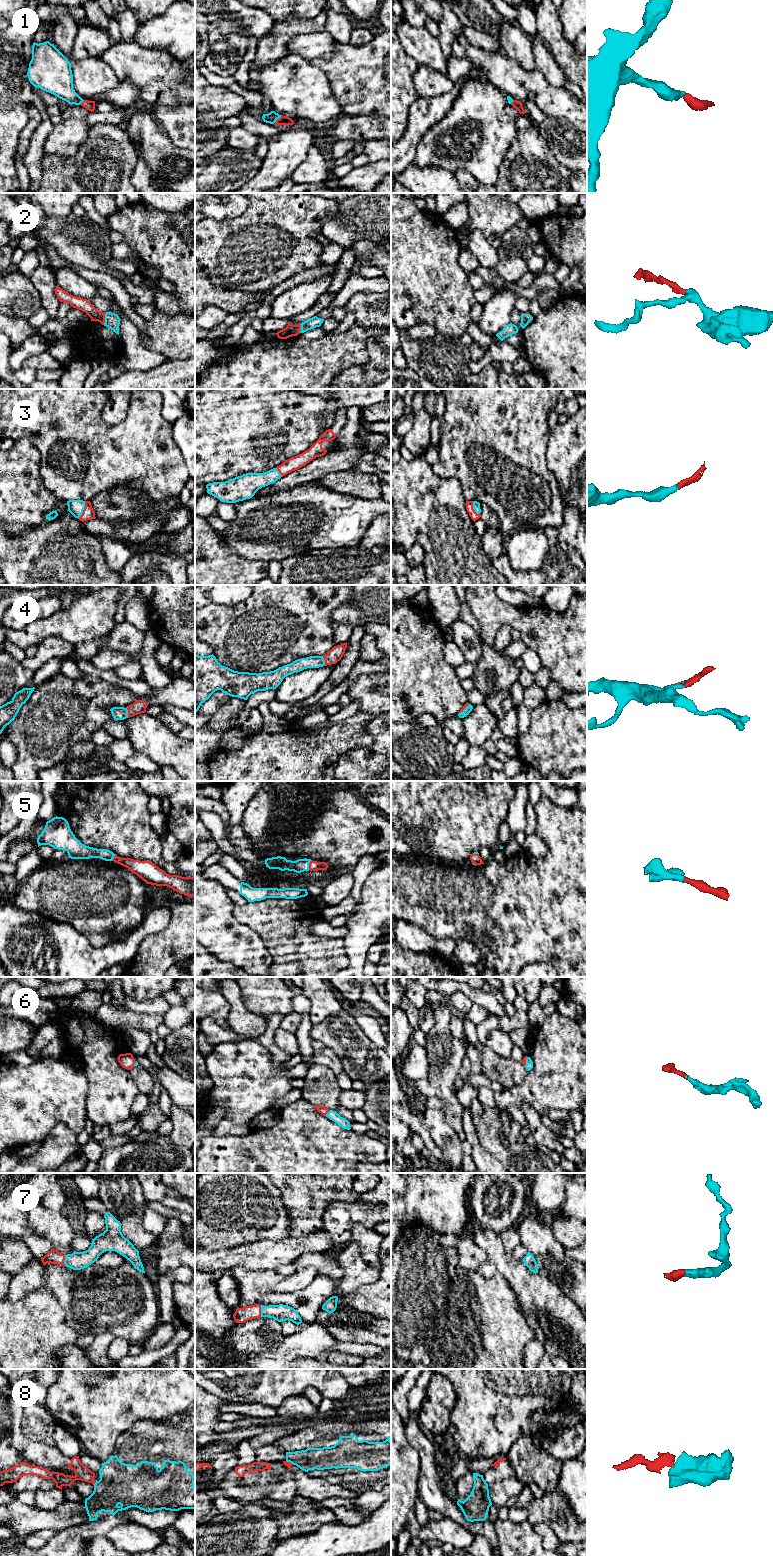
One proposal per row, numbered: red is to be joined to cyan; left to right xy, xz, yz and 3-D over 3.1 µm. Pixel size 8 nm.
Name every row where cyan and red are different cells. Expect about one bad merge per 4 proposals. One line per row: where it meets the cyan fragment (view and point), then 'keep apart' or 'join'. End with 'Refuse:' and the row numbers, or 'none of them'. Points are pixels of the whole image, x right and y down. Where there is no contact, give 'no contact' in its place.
1: xz (277, 118) | join
2: xy (105, 318) | join
3: xy (83, 509) | join
4: xy (127, 712) | join
5: xz (308, 865) | join
6: xz (328, 1112) | join
7: xz (261, 1311) | join
8: xy (95, 1483) | keep apart
Refuse: 8

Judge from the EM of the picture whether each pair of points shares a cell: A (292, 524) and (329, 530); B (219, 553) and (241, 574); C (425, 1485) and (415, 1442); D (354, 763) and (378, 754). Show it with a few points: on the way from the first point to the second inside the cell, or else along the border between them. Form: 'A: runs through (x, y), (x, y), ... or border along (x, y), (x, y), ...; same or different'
A: runs through (301, 524), (320, 524); same
B: runs through (224, 558), (236, 570); same
C: runs through (427, 1474), (426, 1453); same
D: runs through (360, 763), (368, 763), (372, 760); same

